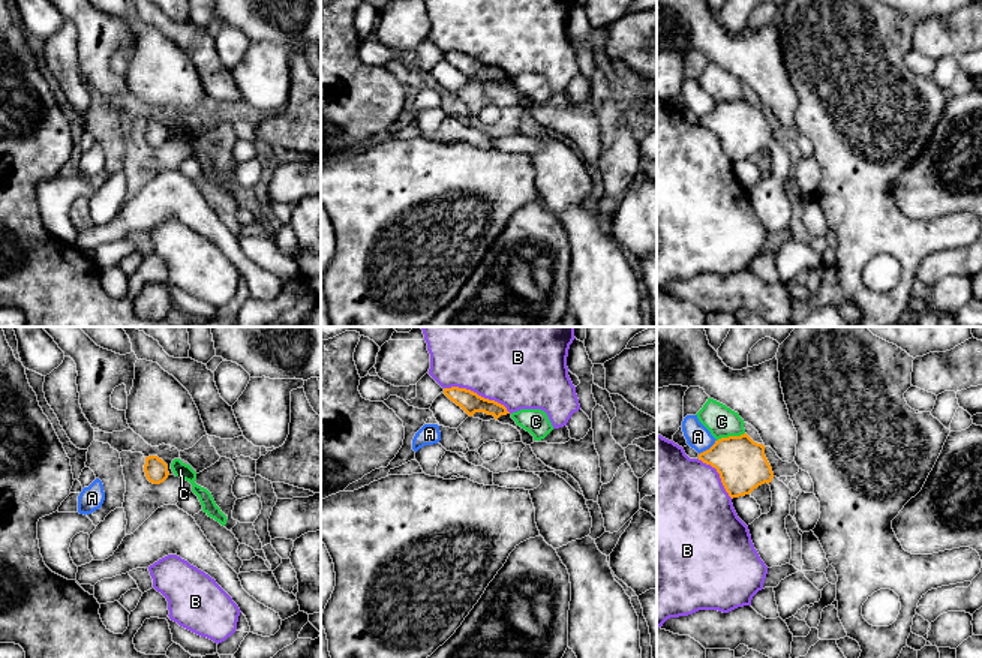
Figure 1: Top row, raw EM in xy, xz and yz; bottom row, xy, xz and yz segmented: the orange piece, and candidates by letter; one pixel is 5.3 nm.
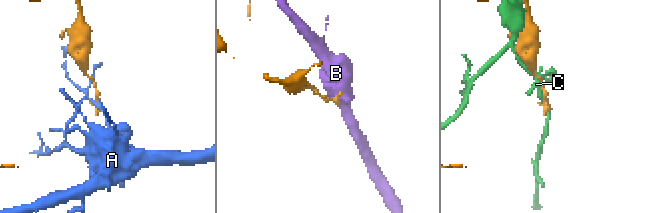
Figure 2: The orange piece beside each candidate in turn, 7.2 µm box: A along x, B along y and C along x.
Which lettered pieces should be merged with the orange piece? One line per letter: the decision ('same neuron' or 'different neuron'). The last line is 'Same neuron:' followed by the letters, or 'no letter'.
A: different neuron
B: different neuron
C: different neuron
Same neuron: no letter

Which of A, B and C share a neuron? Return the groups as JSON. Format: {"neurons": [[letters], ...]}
{"neurons": [["A"], ["B"], ["C"]]}

